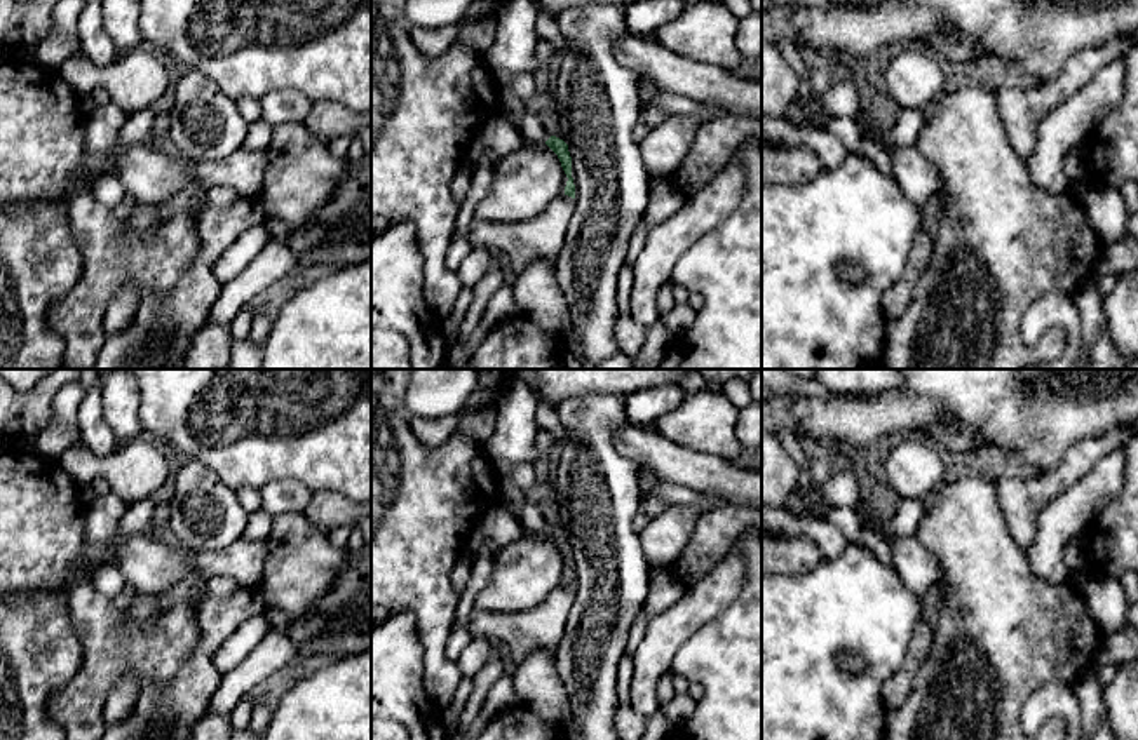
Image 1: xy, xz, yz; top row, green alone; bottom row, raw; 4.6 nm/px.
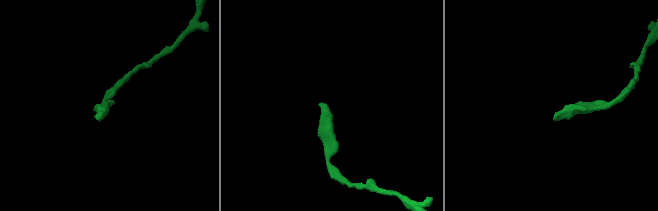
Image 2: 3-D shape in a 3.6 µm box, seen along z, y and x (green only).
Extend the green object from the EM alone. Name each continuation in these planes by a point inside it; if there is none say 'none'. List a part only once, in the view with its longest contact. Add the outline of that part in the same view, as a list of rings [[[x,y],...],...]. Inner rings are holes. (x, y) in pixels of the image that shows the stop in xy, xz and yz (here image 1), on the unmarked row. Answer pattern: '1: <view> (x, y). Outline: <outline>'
1: xz (532, 519). Outline: [[[530,501],[525,503],[514,522],[521,528],[523,535],[542,535],[551,528],[547,510]]]

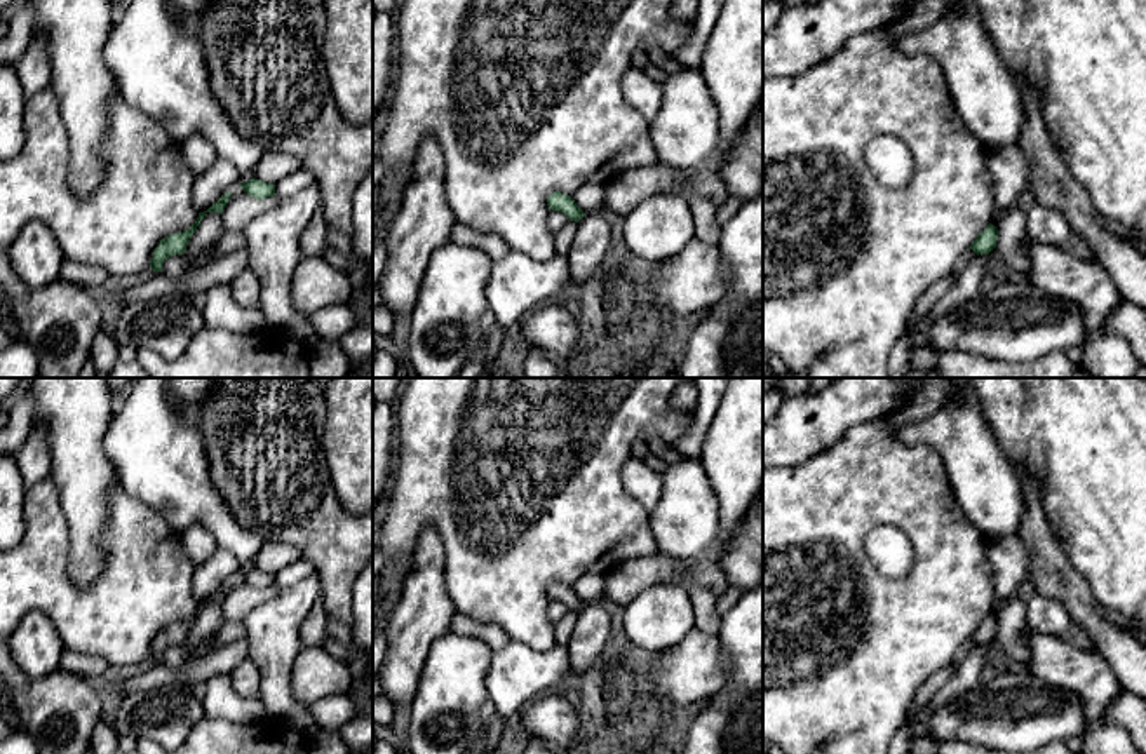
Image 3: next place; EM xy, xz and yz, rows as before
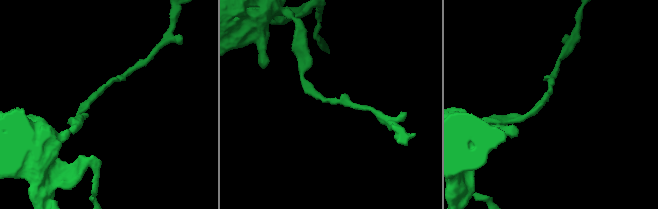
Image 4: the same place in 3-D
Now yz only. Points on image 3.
none

